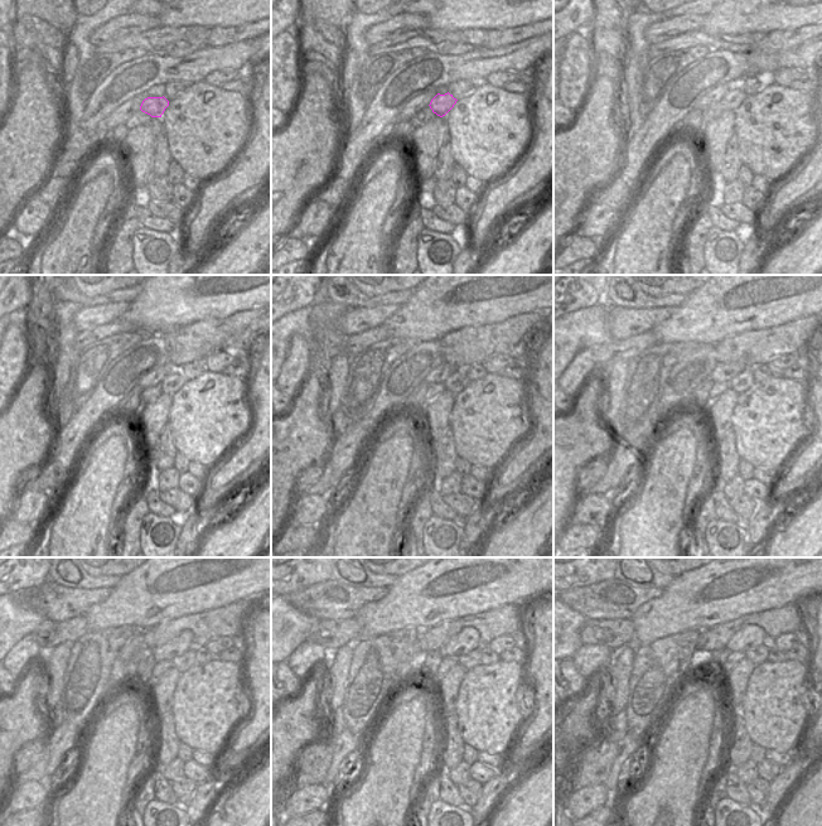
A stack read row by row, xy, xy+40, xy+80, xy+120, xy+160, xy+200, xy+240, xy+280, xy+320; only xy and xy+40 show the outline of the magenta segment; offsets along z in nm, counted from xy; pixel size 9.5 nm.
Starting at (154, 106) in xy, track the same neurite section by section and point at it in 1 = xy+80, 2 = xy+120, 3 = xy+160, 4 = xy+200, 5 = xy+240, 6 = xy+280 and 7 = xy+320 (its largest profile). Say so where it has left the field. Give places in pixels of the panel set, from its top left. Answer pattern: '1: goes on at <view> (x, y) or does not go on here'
1: goes on at xy+80 (733, 98)
2: goes on at xy+120 (174, 380)
3: goes on at xy+160 (458, 381)
4: goes on at xy+200 (743, 381)
5: goes on at xy+240 (183, 662)
6: goes on at xy+280 (473, 658)
7: goes on at xy+320 (757, 656)

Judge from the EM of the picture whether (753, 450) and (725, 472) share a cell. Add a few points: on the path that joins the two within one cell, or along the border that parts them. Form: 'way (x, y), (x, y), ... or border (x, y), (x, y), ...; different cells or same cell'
border (733, 429), (736, 453), (740, 458); different cells

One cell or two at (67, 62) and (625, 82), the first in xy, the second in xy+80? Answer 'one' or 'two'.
one

